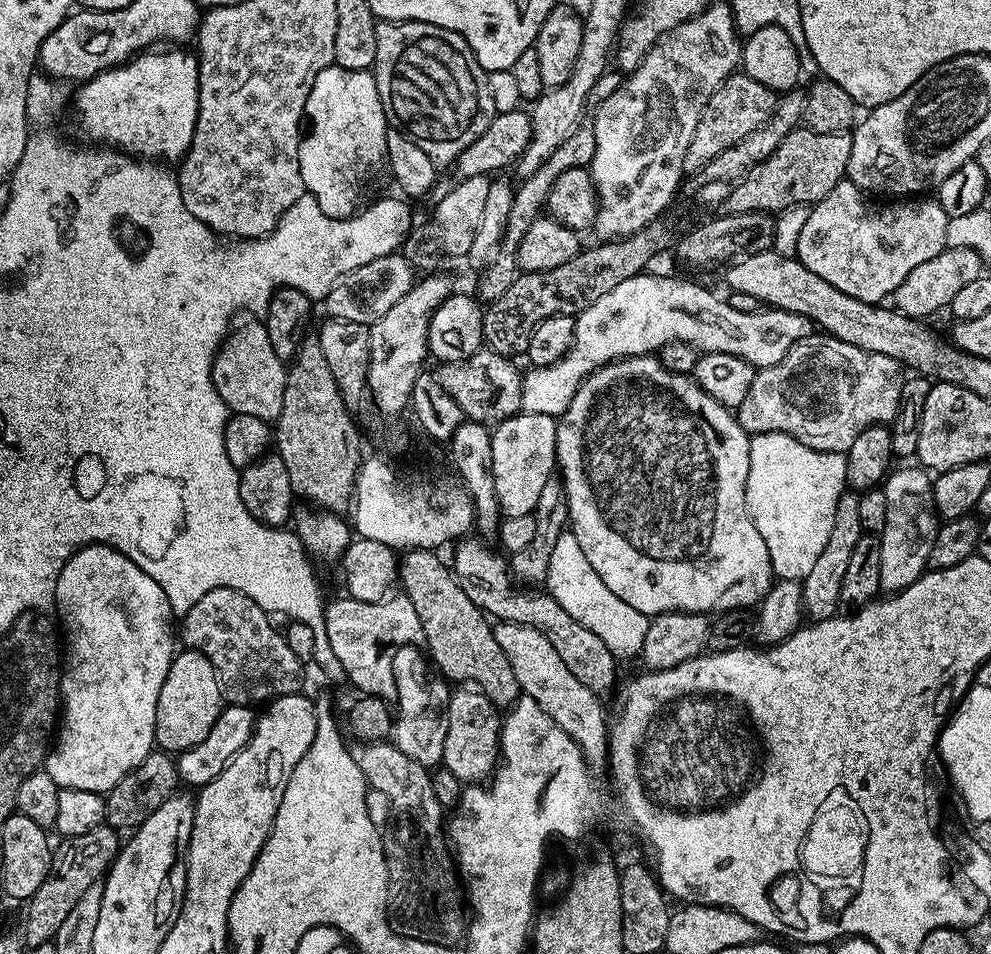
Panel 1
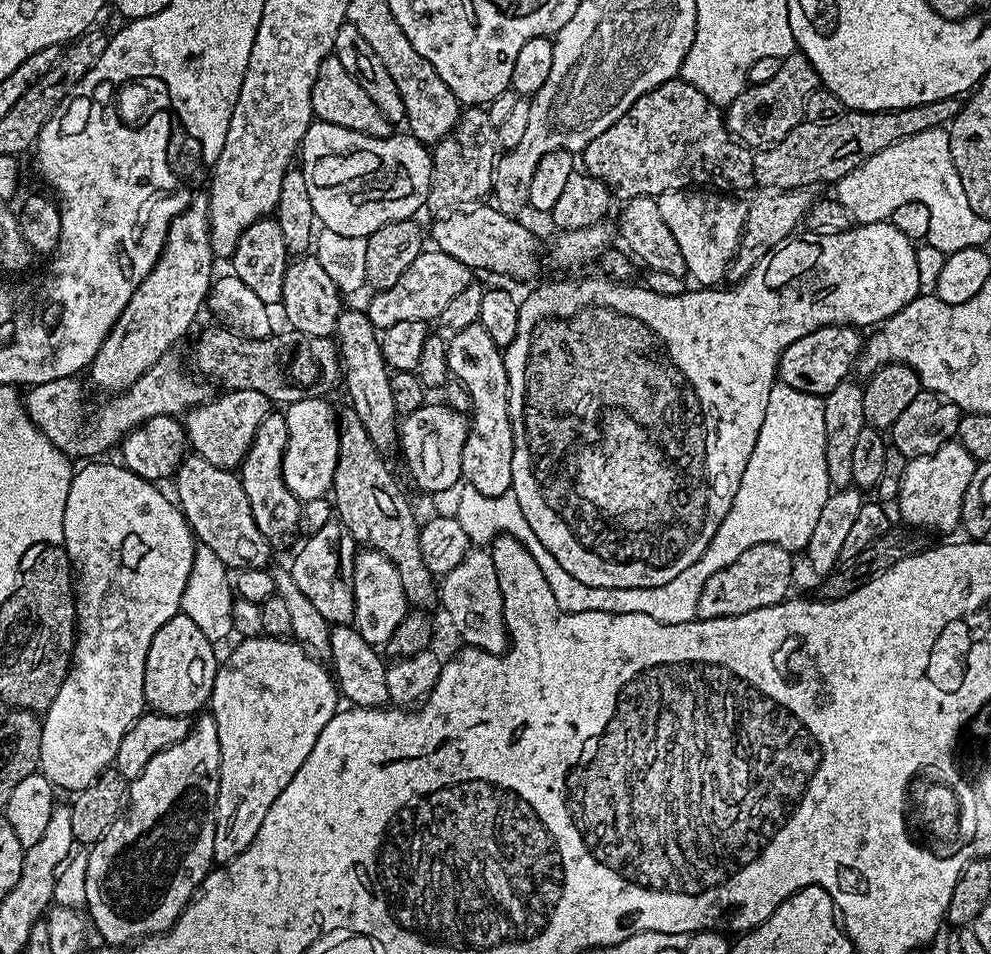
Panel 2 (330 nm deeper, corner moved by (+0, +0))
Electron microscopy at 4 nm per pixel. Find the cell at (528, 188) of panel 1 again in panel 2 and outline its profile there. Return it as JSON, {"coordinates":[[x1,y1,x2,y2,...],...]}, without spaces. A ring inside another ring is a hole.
{"coordinates":[[677,78,642,94,610,130,602,130,594,142,586,145,582,153,583,171,598,178,612,192,617,201,627,202,639,196,661,196,663,192,678,192,693,186,707,186,721,194,740,194,756,184,754,178,753,149,743,145,728,132,724,125,721,105,710,102,702,90]]}

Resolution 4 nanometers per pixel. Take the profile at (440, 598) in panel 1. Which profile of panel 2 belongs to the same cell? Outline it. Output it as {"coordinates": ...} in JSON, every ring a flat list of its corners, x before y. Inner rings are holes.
{"coordinates":[[344,406,344,409,339,409,338,427,340,429,338,464,334,470,334,482,330,493,334,501,335,515,349,530,357,545,367,546,369,549,386,554,386,558,390,558,390,562,394,564,394,570,398,570,398,578,402,578,402,590,413,609,432,610,432,607,435,609,438,604,438,584,432,572,426,570,426,562,422,562,420,524,415,514,412,513,411,502,404,497,404,492,400,489,395,474,388,469,387,462,383,460,385,457,370,440,365,427,362,426,361,419,352,407]]}

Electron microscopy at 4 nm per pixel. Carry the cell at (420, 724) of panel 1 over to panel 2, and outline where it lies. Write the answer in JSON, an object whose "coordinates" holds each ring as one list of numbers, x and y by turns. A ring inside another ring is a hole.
{"coordinates":[[375,550,357,551,353,566,353,598,354,610,351,623,374,646,387,645,390,634,402,622,402,618,410,611,406,594,402,590,402,578,398,578,398,570,386,554]]}

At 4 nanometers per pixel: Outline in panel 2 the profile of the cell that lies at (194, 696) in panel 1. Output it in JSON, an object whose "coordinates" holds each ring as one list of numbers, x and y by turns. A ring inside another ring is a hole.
{"coordinates":[[177,614,154,634,154,642,150,642,150,650,146,654,146,670,144,671,144,702,150,706,151,711,162,714,196,714,201,711,200,704,207,705,210,700,210,689,214,686,218,659,216,660,215,647,210,646,206,634,198,630,190,622,190,618]]}

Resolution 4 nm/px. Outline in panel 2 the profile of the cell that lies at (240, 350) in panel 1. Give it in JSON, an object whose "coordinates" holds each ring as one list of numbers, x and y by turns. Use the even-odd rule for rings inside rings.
{"coordinates":[[165,354,123,392,104,398,89,416,84,416,84,388,75,375,33,385,24,396,25,412,44,437,62,449,65,456,74,460,78,456,100,458,112,447,113,451,133,428,144,421,155,416,176,416,180,411,183,413,205,403,213,395,213,385,192,376,184,373,183,366,172,354]]}

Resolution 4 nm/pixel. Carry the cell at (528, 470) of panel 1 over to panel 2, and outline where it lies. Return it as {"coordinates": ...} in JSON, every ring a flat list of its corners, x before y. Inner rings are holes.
{"coordinates":[[479,322,458,330,447,341,448,370,470,396,470,423,466,446,462,446,460,475,478,494,501,496,512,490,514,434,508,409,508,379,502,349]]}

